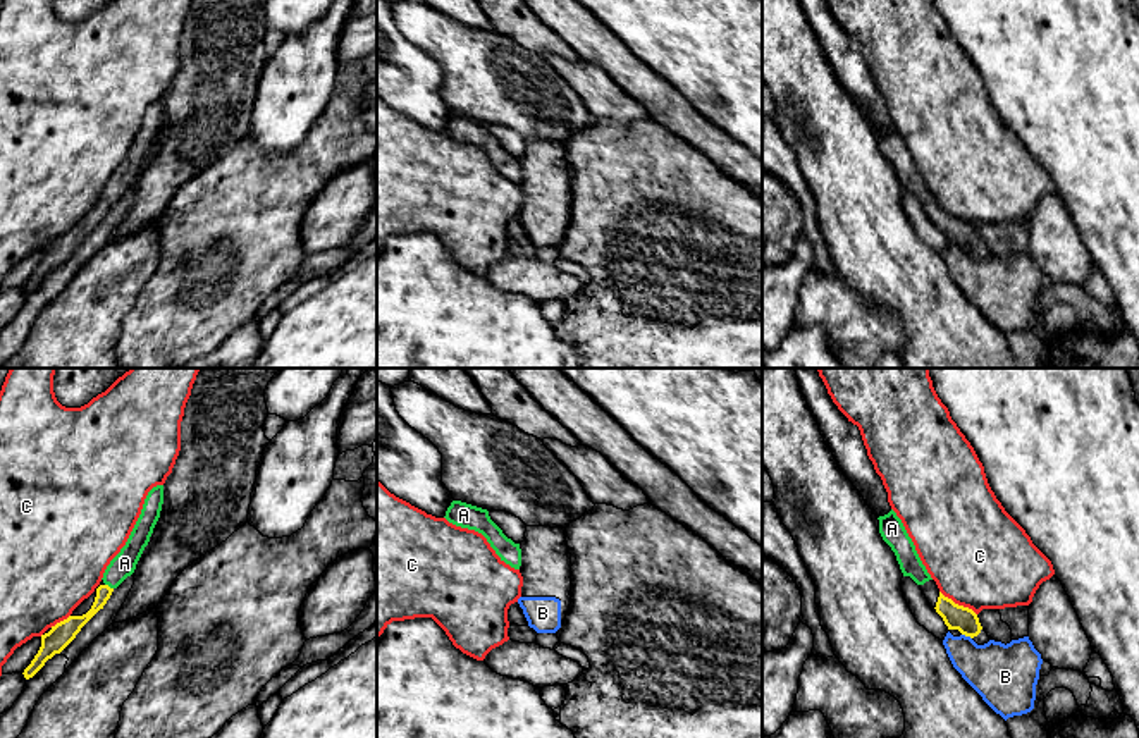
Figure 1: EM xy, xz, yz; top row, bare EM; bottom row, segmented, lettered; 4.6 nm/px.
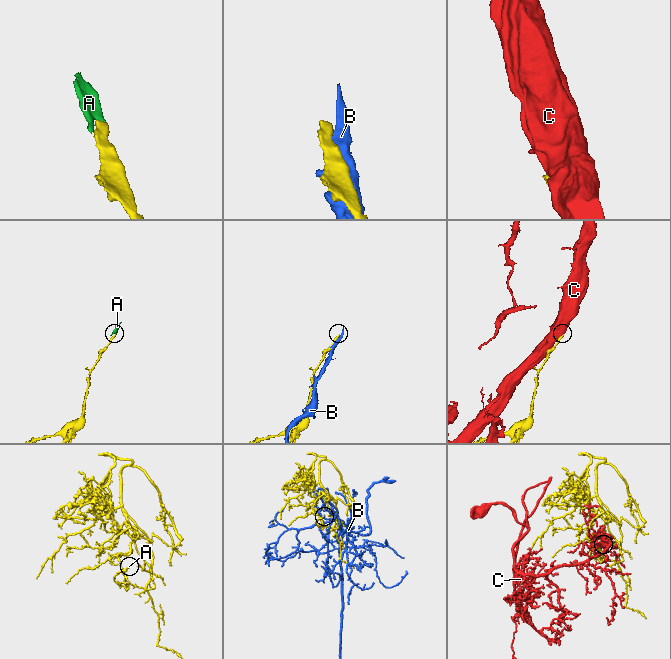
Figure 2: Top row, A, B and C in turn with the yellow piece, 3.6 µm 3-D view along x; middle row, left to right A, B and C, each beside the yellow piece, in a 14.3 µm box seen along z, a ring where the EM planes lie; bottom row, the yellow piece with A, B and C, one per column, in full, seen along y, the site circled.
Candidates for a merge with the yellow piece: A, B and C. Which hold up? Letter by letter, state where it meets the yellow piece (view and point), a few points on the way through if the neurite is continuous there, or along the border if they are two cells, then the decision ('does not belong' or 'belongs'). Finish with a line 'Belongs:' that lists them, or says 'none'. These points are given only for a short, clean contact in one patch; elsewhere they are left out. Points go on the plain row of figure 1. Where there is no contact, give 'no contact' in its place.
A: contact xy (107, 200); way xy (73, 239), (98, 219), (107, 200), (124, 178); belongs
B: contact yz (967, 250); does not belong
C: contact yz (957, 219); border yz (940, 205), (976, 229); does not belong
Belongs: A

